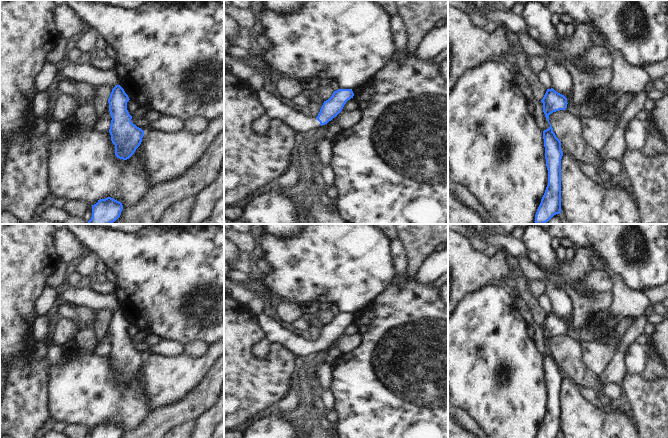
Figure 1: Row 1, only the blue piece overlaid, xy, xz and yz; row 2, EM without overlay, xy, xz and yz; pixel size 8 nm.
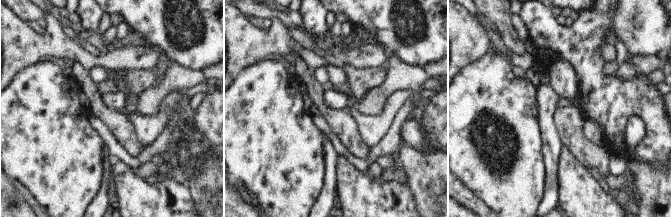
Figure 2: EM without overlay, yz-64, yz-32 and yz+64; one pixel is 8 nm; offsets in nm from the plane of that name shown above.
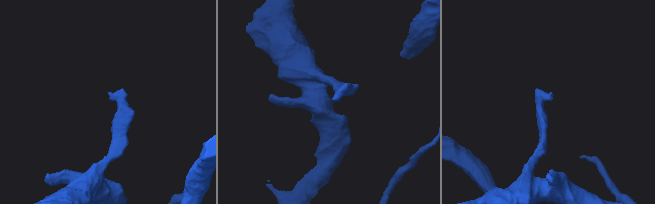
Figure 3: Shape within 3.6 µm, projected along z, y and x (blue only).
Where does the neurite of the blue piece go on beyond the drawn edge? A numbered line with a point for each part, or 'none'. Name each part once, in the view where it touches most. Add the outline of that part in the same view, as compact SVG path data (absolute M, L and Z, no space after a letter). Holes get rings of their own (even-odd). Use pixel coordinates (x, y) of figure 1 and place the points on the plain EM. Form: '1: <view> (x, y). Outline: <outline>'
1: xz (300, 347). Outline: M264 313L256 315L258 324L266 340L271 343L278 343L286 347L296 357L307 357L309 355L318 355L321 350L316 341L309 341L299 335L281 327L275 320Z

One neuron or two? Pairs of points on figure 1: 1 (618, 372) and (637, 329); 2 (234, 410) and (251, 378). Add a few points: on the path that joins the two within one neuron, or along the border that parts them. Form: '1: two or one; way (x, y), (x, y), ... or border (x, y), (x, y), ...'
1: one; way (618, 361), (619, 353), (626, 340)
2: one; way (234, 402), (234, 395), (243, 386)

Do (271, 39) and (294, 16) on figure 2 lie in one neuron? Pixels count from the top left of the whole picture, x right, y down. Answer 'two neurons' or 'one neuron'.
two neurons

